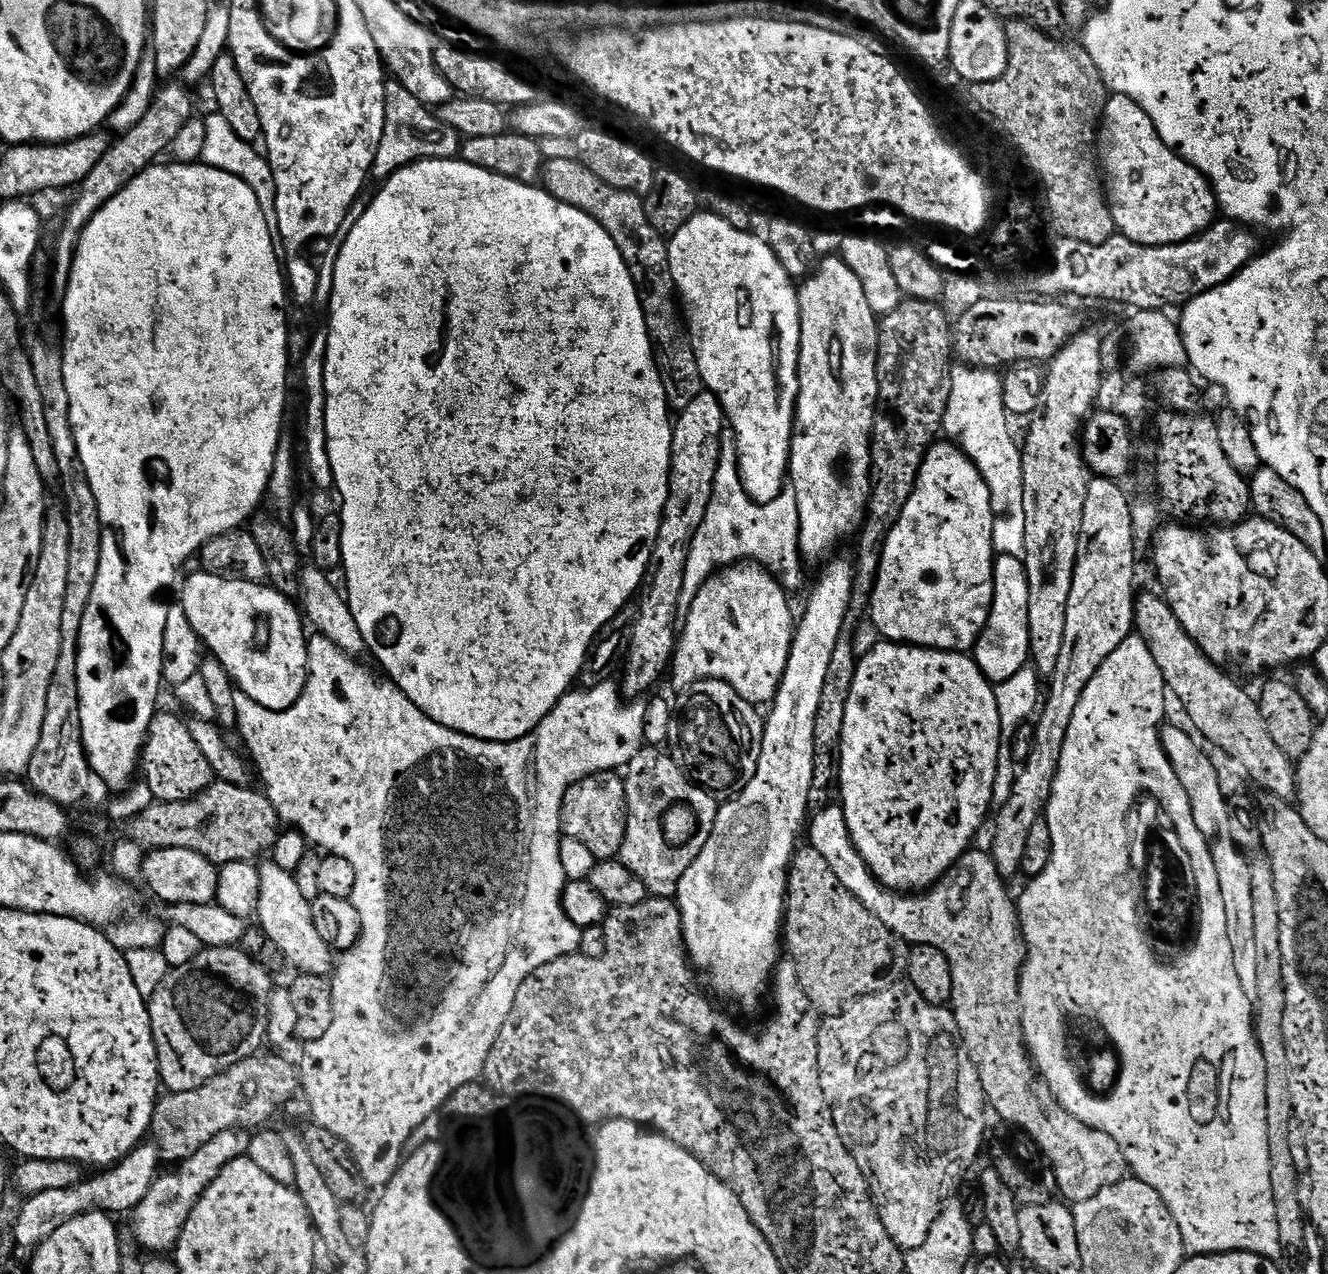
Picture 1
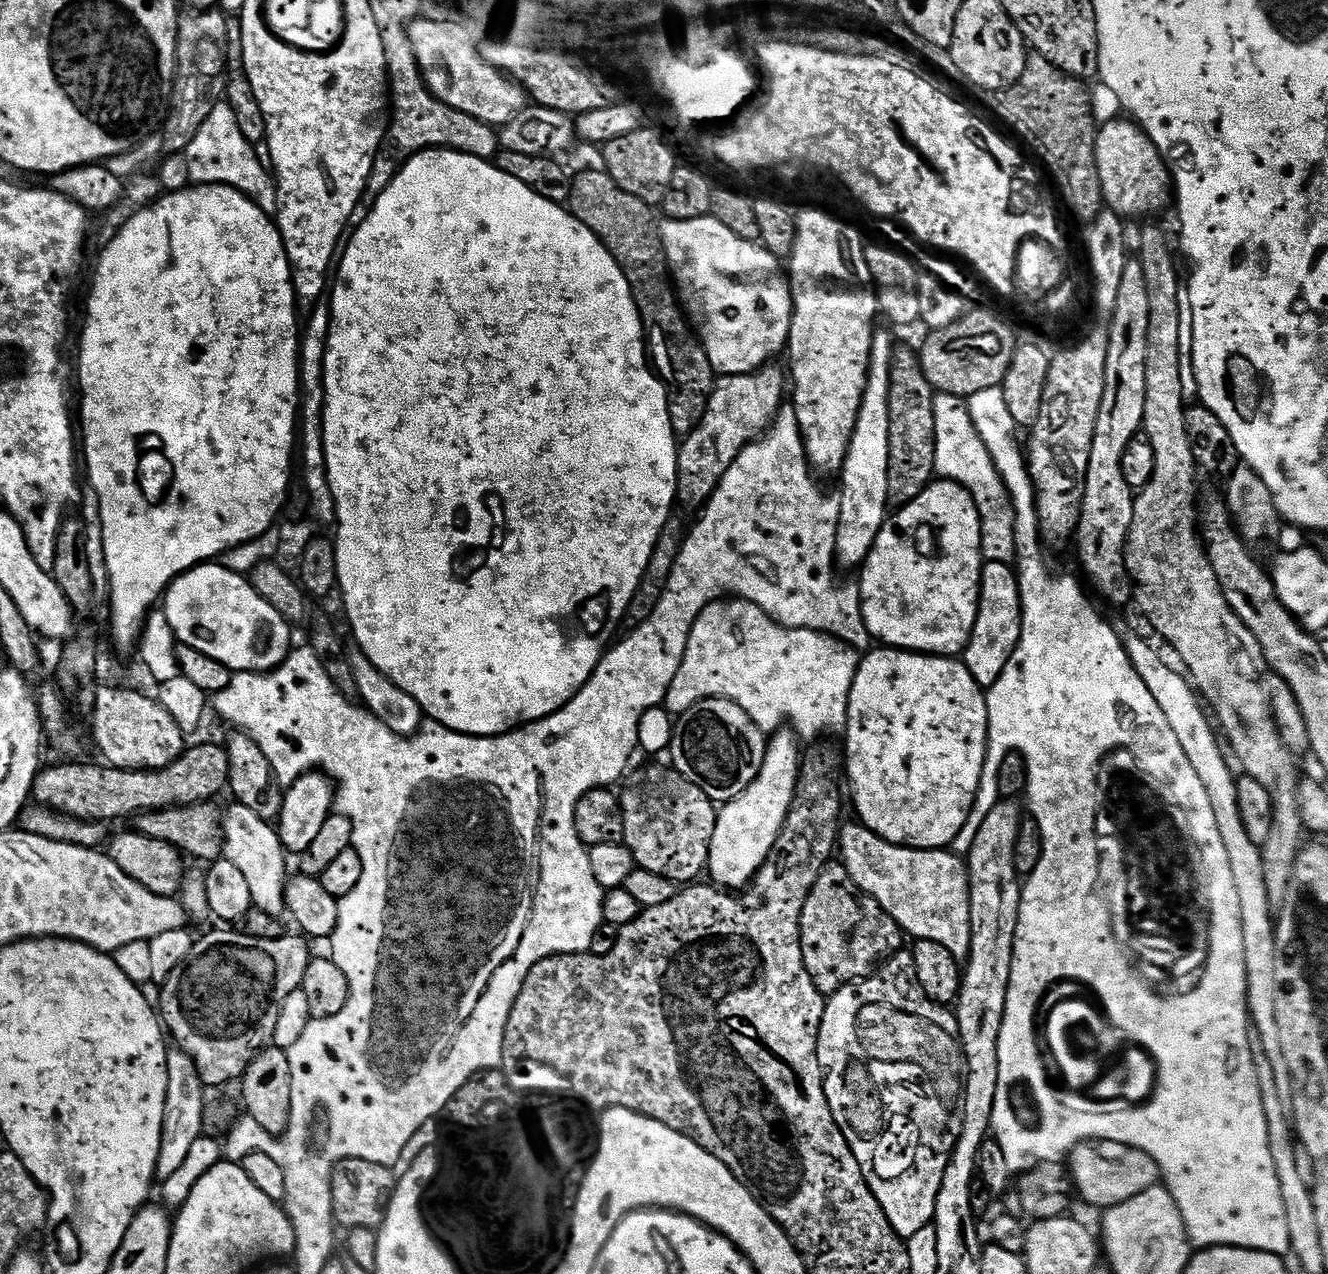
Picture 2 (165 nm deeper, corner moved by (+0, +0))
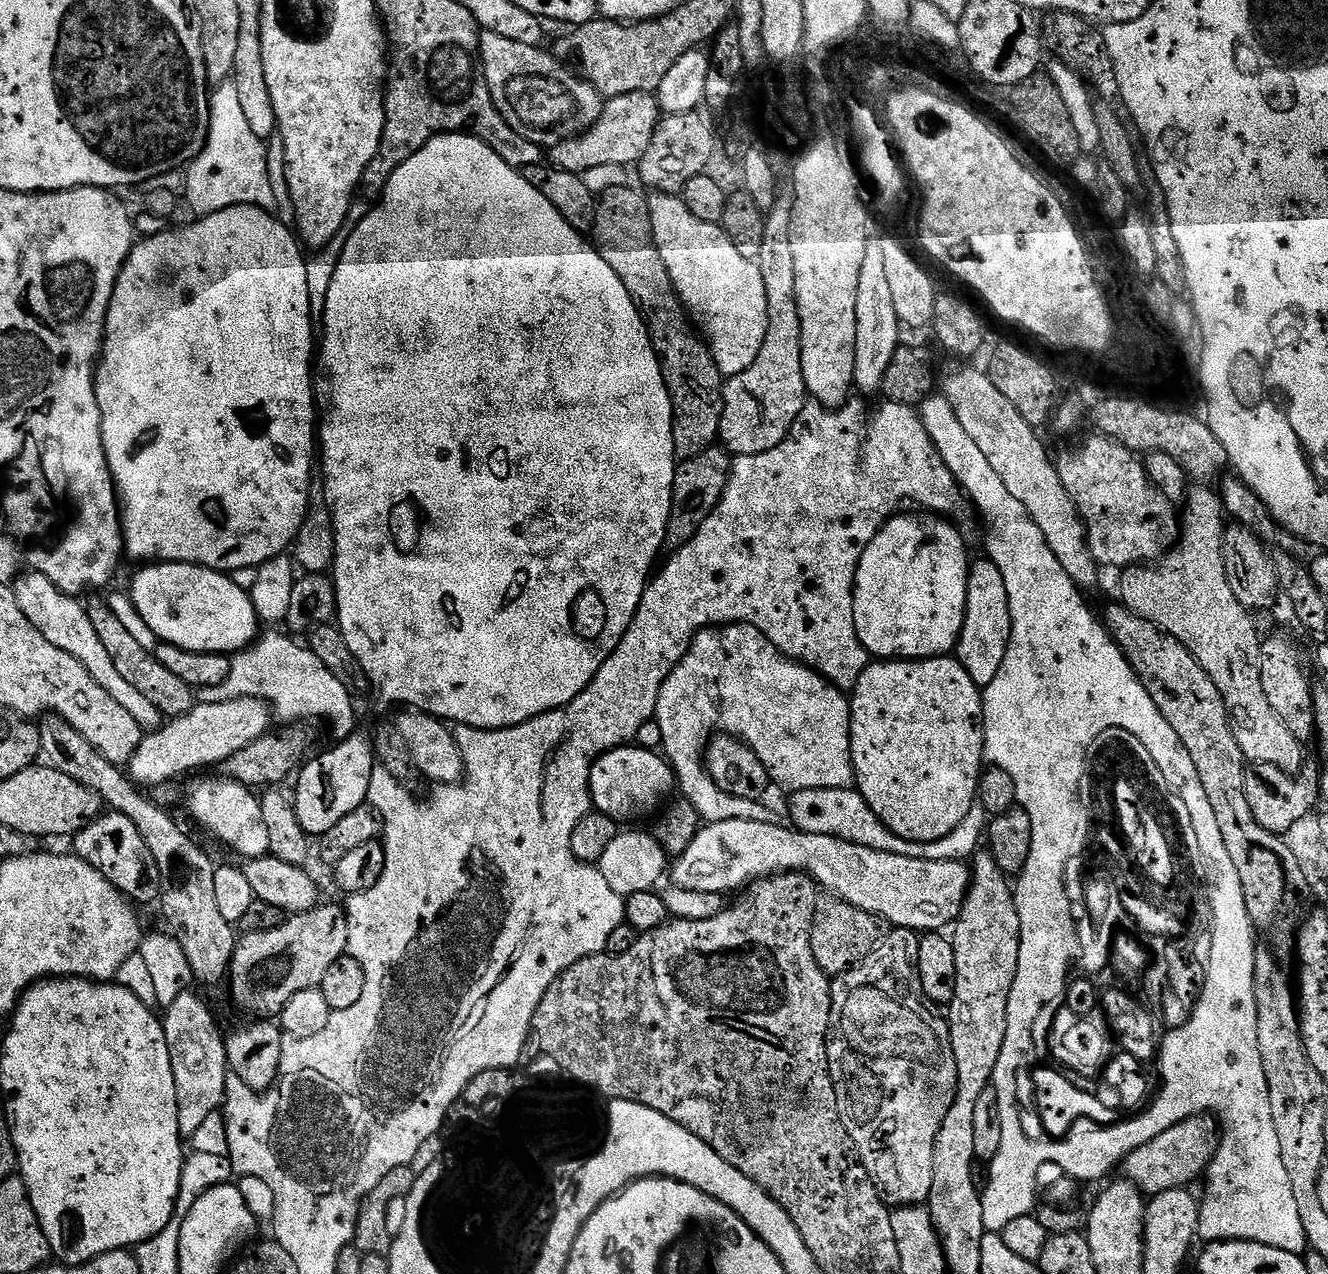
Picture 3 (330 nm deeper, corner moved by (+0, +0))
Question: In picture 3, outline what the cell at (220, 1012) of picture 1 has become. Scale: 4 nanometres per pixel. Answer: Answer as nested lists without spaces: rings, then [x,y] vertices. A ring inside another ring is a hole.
[[[321,903],[319,906],[312,908],[308,912],[304,912],[300,915],[289,915],[285,919],[282,926],[278,926],[274,930],[266,930],[265,932],[259,932],[258,934],[244,934],[236,941],[236,949],[232,955],[232,963],[230,965],[230,984],[232,980],[232,1000],[240,1008],[245,1008],[248,1012],[253,1012],[253,1017],[256,1018],[276,1018],[279,1017],[280,1012],[286,1006],[286,1002],[290,1002],[290,998],[294,998],[294,994],[298,994],[302,990],[310,990],[311,988],[319,988],[320,983],[323,980],[323,975],[326,974],[326,970],[334,964],[335,960],[340,956],[345,955],[346,952],[346,932],[342,927],[342,921],[345,919],[346,912],[343,907],[340,908],[336,904]]]

